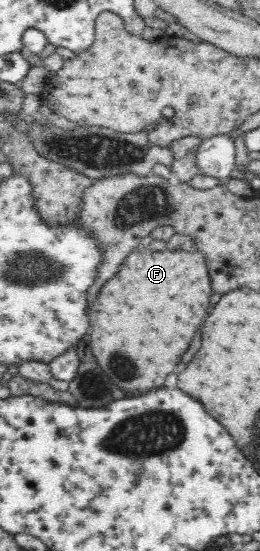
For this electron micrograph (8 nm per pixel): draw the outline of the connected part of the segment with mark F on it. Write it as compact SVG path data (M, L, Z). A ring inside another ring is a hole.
M139 247L133 252L129 252L126 258L119 265L119 269L112 274L109 280L104 282L99 290L99 295L93 303L92 311L88 314L89 318L89 343L91 343L91 349L93 349L93 355L97 359L97 363L101 365L101 369L111 377L111 381L123 389L153 389L153 387L159 387L165 383L165 375L169 375L173 371L173 365L179 363L179 357L187 351L199 323L203 321L209 305L211 305L211 276L210 269L207 267L207 256L205 253L199 250L169 250L165 248L162 251L151 251L151 249L145 247Z

